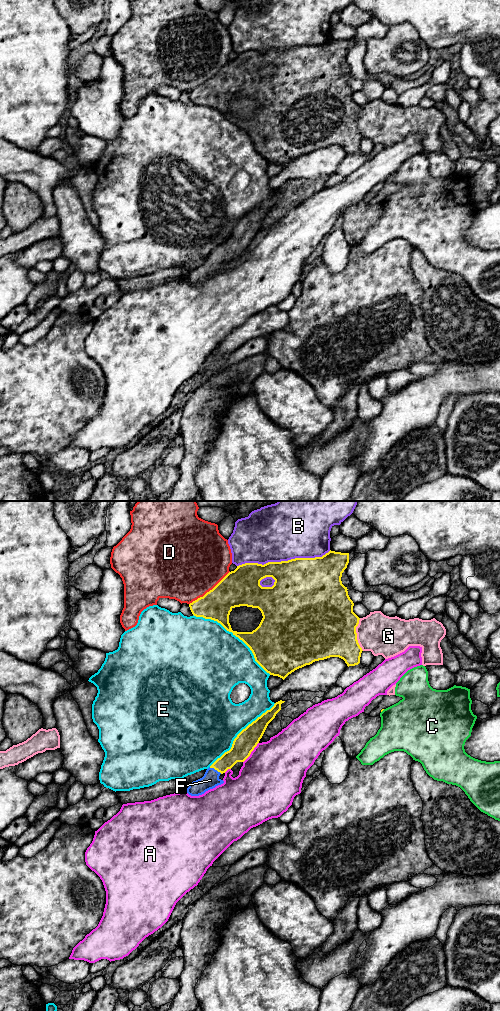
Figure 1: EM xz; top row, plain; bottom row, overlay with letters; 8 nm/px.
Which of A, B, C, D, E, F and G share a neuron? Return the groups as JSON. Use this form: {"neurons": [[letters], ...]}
{"neurons": [["A"], ["B"], ["C"], ["D"], ["E"], ["F"], ["G"]]}

